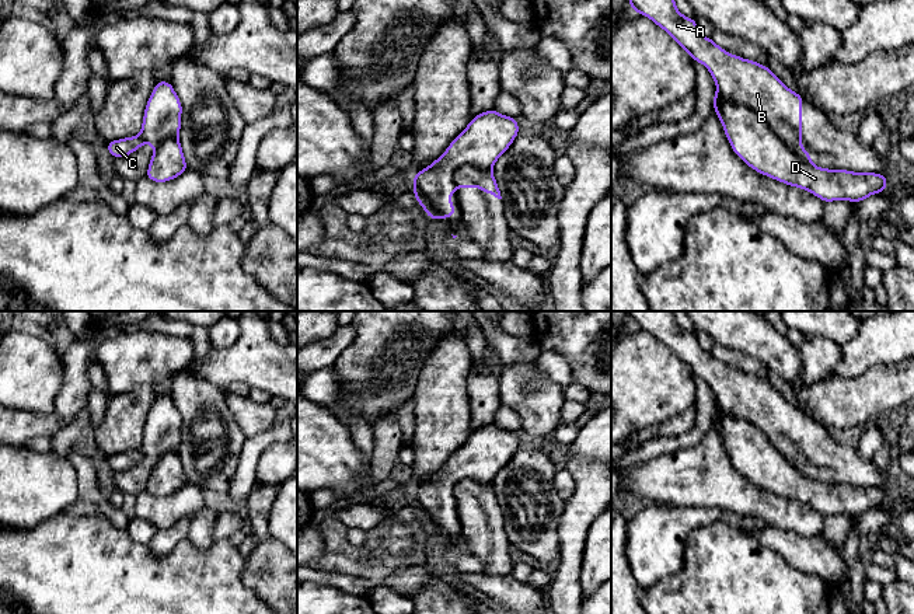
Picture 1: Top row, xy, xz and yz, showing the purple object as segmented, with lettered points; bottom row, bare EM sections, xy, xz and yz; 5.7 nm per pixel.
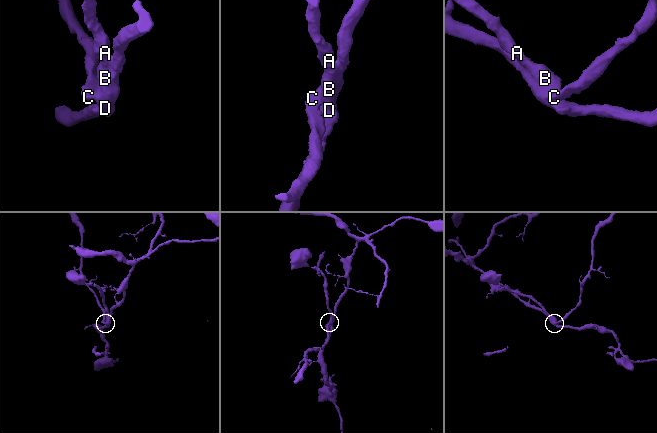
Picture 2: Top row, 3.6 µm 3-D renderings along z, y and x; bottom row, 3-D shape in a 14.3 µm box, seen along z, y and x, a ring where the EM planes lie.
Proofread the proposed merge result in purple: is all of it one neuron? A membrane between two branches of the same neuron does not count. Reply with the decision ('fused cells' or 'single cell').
fused cells

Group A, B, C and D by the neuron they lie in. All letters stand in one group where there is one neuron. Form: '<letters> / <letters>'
A B / C D

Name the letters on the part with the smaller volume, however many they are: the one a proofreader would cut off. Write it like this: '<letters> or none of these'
A, B

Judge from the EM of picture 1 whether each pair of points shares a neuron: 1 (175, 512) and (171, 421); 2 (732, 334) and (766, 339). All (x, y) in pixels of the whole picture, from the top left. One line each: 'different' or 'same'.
1: different
2: same

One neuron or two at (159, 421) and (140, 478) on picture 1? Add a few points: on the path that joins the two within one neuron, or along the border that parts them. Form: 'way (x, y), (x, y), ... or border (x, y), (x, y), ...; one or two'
way (159, 435), (146, 464); one

